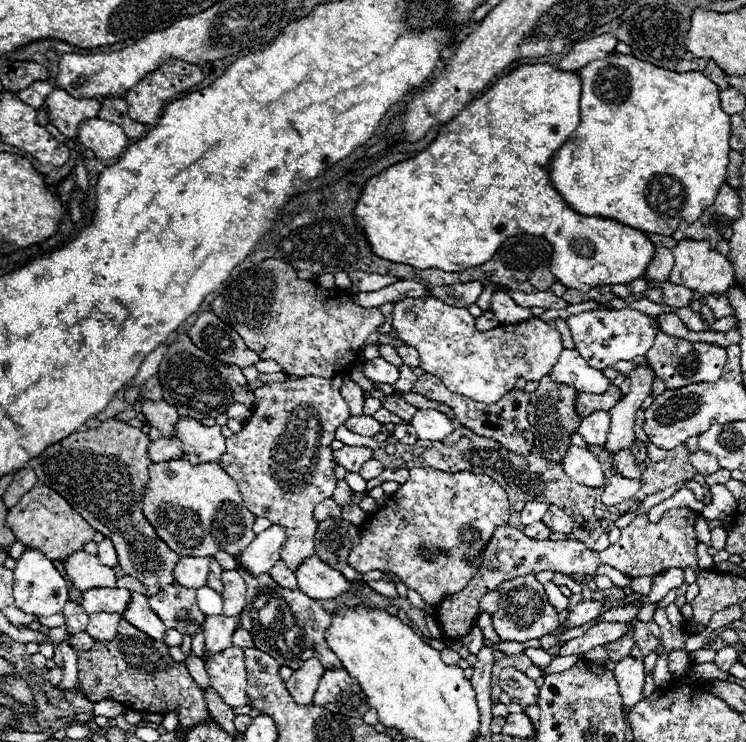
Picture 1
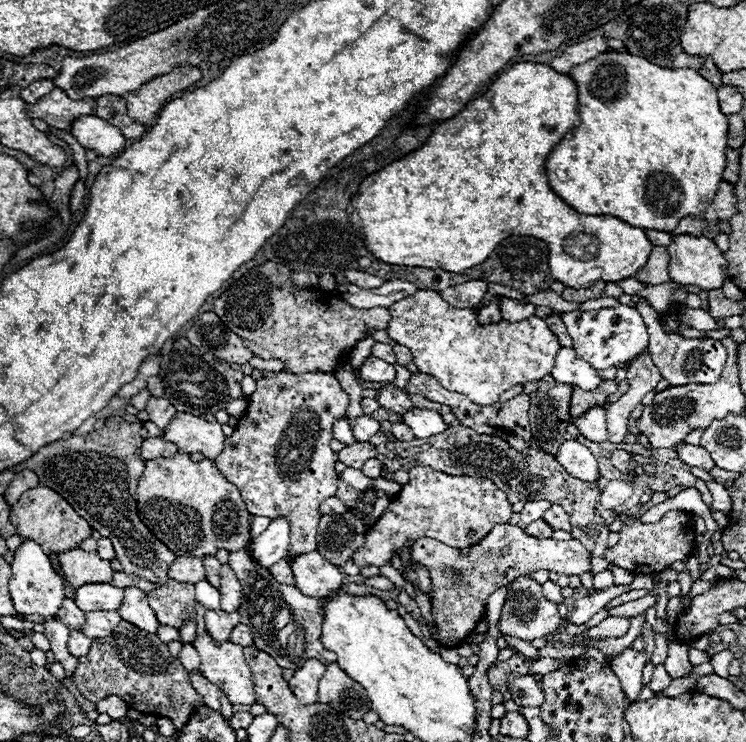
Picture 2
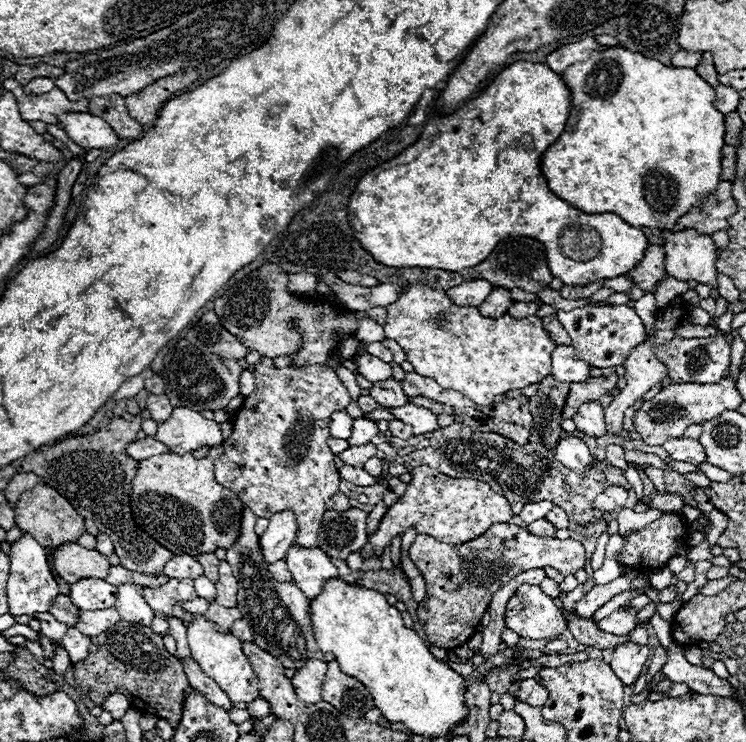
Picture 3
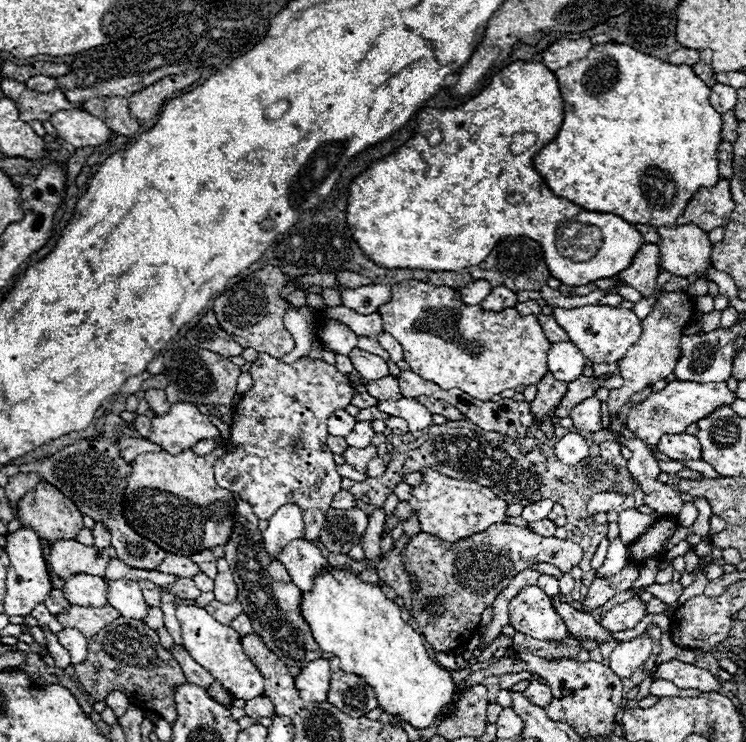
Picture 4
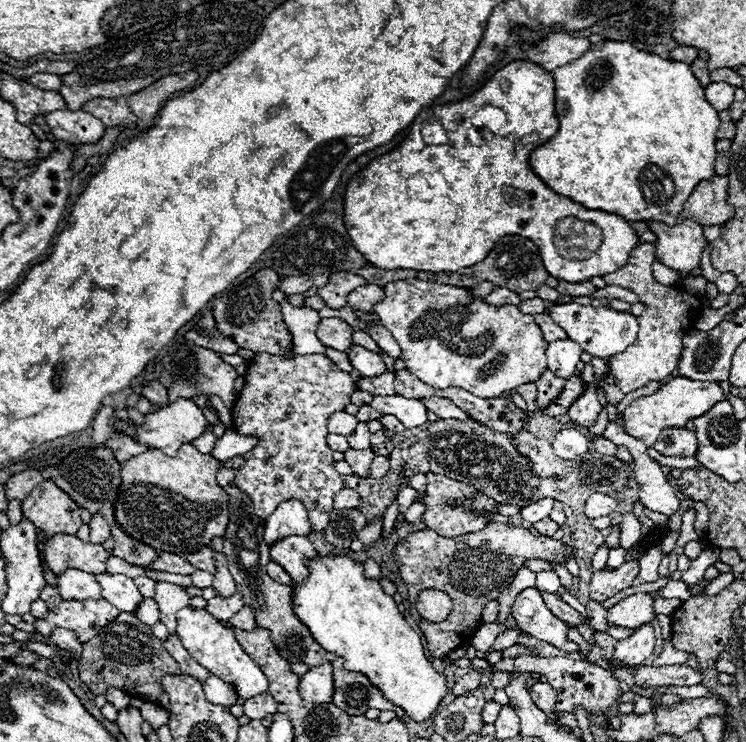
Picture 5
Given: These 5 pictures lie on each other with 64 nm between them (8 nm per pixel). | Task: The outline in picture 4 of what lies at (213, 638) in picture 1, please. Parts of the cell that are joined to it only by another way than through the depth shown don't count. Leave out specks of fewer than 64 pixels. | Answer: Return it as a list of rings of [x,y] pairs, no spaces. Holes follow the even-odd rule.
[[[236,600],[236,604],[220,604],[220,602],[210,602],[208,606],[206,606],[206,612],[210,614],[210,616],[214,616],[220,624],[224,624],[224,626],[228,626],[240,612],[242,612],[242,608],[240,608],[240,602]]]

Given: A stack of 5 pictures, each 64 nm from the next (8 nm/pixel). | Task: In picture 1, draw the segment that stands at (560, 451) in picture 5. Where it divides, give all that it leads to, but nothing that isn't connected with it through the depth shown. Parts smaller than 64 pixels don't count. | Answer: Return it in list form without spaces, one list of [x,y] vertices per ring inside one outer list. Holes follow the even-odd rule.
[[[570,446],[564,460],[562,460],[562,470],[578,484],[590,486],[590,488],[604,488],[606,476],[602,472],[602,464],[598,458],[584,448]]]

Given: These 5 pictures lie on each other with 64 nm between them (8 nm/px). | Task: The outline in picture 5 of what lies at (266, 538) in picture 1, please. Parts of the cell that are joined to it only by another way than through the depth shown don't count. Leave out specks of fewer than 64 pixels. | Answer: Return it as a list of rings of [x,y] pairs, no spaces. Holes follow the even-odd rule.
[[[288,500],[282,502],[266,520],[264,540],[272,546],[282,538],[306,536],[308,532],[310,532],[310,522],[308,522],[306,508],[296,500]]]

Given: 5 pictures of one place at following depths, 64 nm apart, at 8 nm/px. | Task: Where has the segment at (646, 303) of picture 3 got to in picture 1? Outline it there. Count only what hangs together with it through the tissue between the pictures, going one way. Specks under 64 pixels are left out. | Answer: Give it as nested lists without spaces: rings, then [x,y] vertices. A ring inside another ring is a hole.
[[[660,332],[660,336],[656,336],[652,348],[646,352],[644,358],[646,358],[646,364],[654,370],[656,378],[660,378],[668,390],[676,390],[688,384],[716,382],[726,364],[726,350],[718,346],[702,344],[702,342],[686,342],[686,340]]]

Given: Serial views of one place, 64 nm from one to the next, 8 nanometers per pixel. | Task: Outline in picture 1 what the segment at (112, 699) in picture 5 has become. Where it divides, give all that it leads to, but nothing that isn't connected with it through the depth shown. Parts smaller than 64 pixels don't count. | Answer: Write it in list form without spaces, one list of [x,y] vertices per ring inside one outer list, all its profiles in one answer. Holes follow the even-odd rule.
[[[102,700],[102,702],[96,702],[94,704],[94,710],[92,710],[92,714],[94,716],[106,716],[106,718],[114,718],[114,716],[118,716],[118,714],[124,714],[126,712],[126,708],[124,708],[124,704],[120,704],[120,702],[116,702],[116,700]]]

